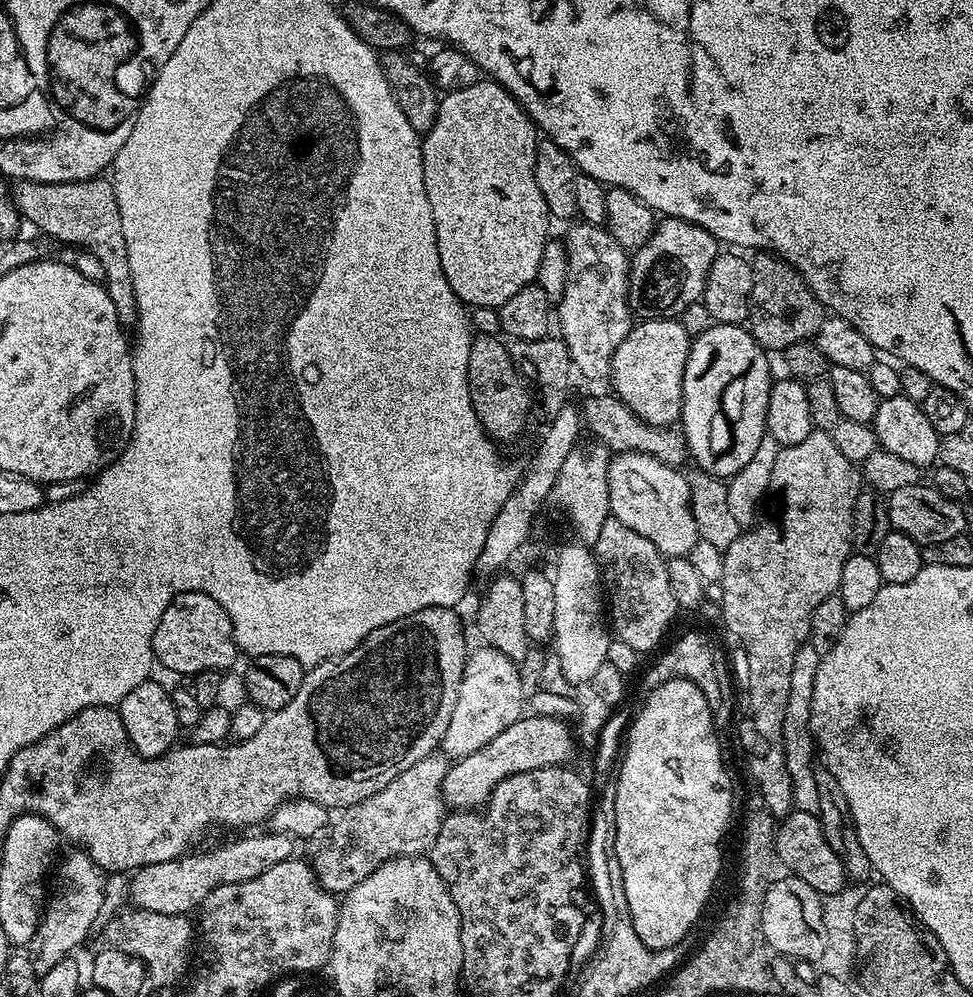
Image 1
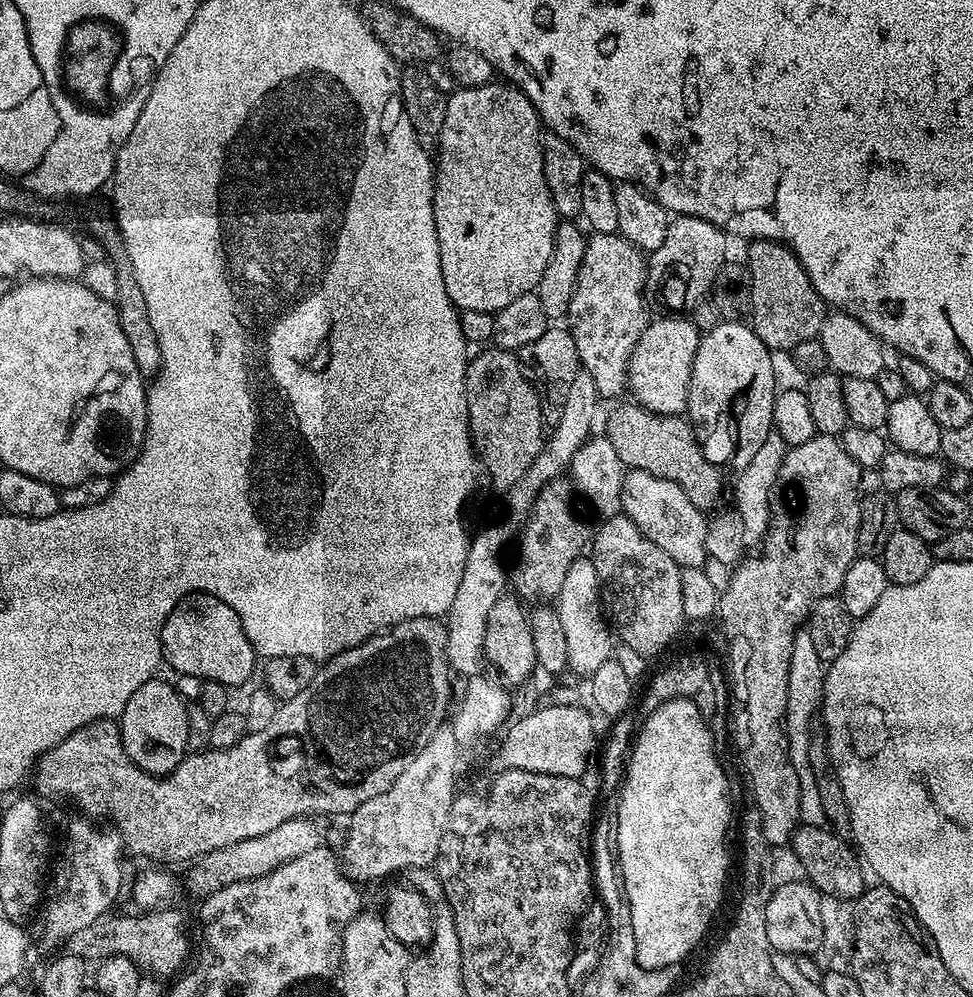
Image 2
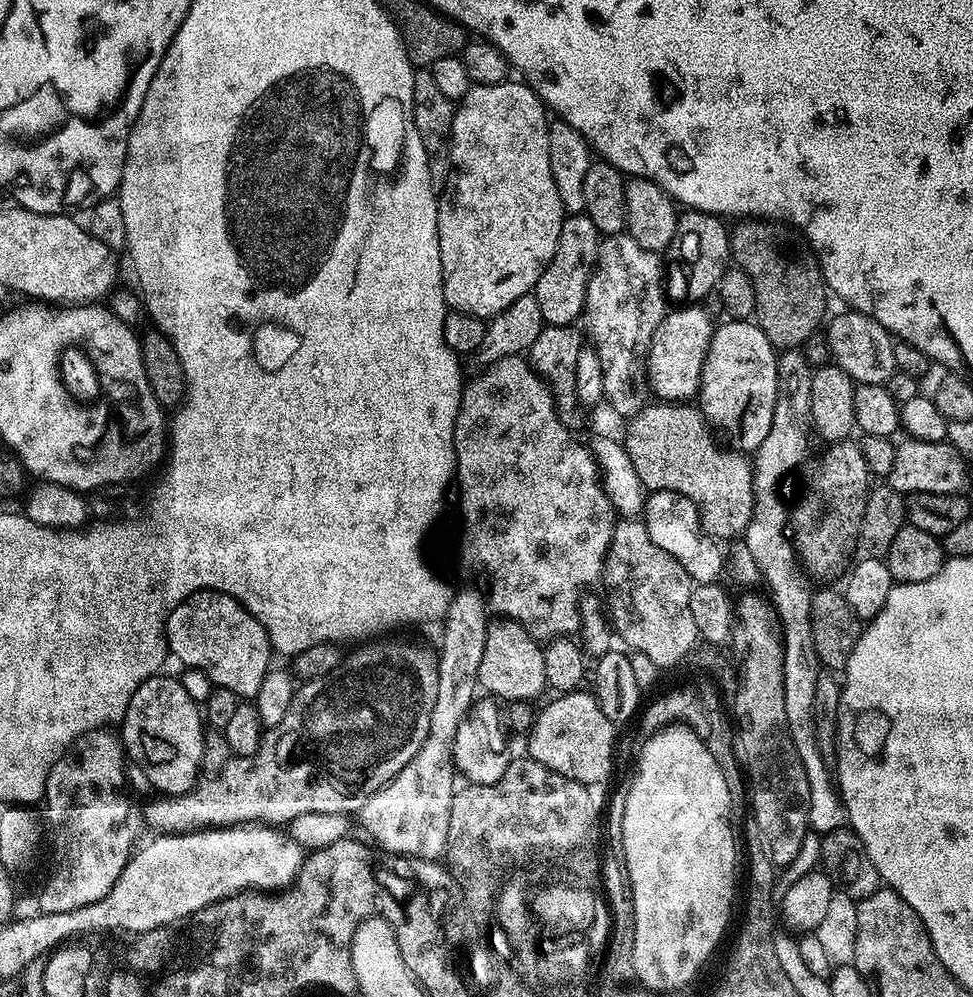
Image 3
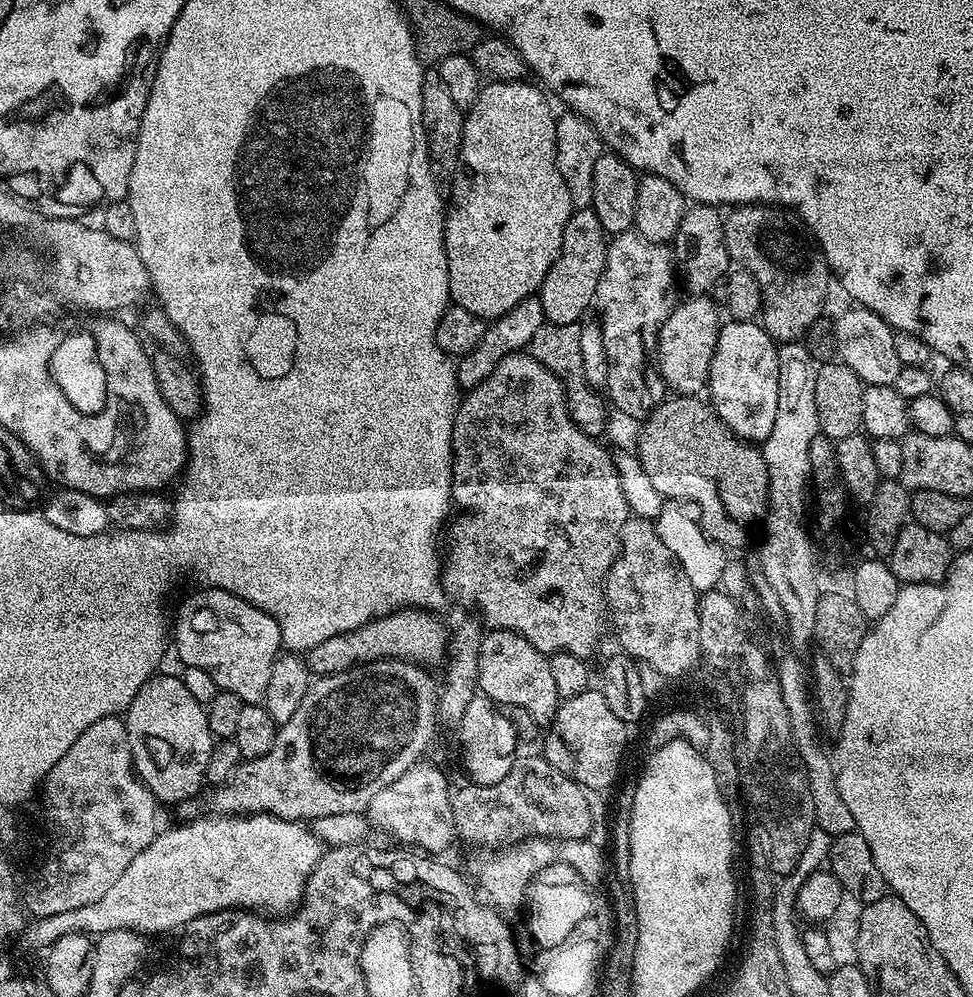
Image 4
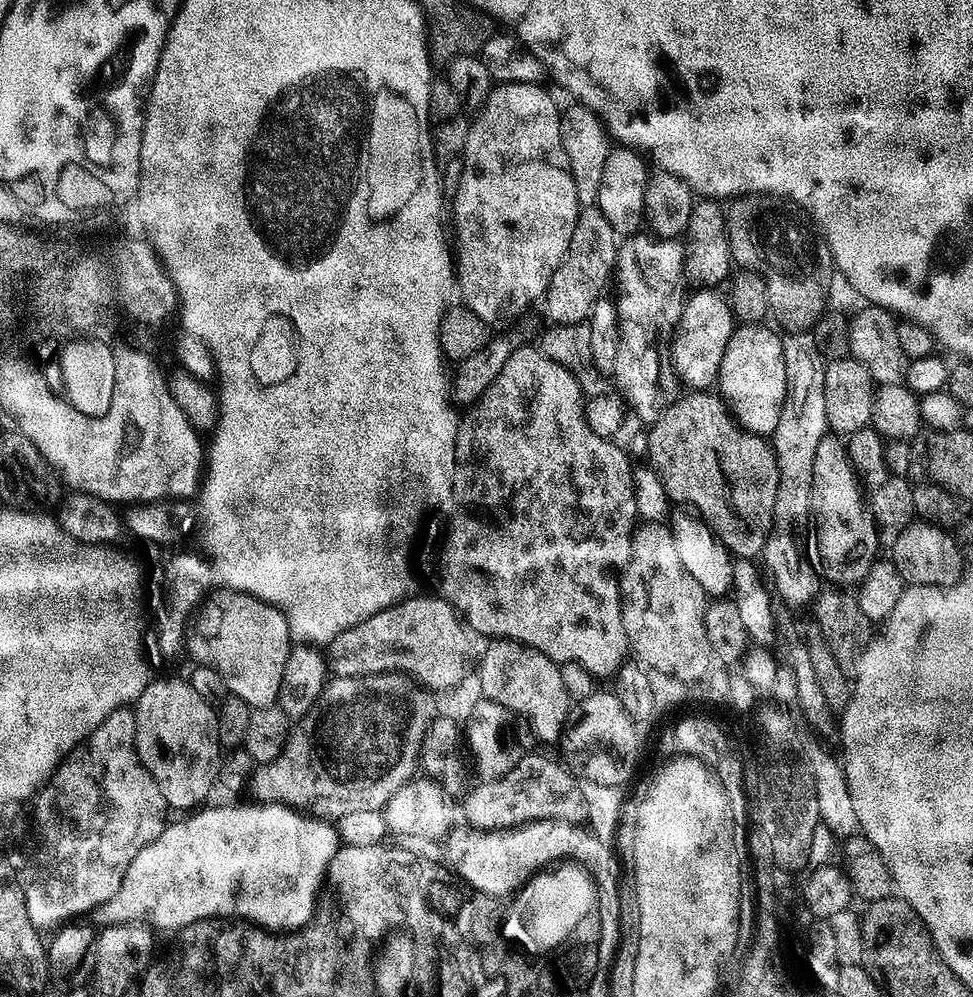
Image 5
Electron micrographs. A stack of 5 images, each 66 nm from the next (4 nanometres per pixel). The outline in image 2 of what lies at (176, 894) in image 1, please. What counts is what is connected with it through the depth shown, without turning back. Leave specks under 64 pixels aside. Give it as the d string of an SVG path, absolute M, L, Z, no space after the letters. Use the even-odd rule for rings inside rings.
M297 818L282 822L270 834L262 834L258 838L246 838L242 842L234 842L230 846L216 848L213 852L199 857L191 865L188 872L188 892L195 898L203 898L222 890L222 886L230 886L234 882L253 880L274 871L286 862L294 862L302 854L310 854L310 850L321 847L320 832L308 818Z

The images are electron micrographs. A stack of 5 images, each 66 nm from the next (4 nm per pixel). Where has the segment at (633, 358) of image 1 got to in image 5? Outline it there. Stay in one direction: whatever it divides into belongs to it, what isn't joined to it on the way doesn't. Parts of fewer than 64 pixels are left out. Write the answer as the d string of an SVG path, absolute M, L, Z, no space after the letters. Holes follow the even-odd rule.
M696 290L693 296L691 293L684 301L682 318L670 340L672 364L692 390L708 390L719 381L722 354L726 354L726 346L734 331L732 306L718 293L716 290Z

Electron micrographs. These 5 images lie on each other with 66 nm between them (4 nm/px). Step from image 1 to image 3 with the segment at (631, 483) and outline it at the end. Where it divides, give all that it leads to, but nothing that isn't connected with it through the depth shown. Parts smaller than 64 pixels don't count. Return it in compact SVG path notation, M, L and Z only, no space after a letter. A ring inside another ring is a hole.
M652 492L644 501L642 519L650 539L662 546L666 554L678 558L696 584L710 584L721 579L726 568L726 556L715 539L702 534L700 511L696 505L677 492Z

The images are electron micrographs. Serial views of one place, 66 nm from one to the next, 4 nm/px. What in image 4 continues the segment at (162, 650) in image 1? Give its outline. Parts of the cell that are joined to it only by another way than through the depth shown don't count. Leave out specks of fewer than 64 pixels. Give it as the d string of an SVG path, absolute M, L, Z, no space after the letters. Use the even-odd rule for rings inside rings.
M204 586L176 616L176 652L181 665L206 670L221 690L238 694L245 704L260 704L282 652L280 627L272 613L221 588Z

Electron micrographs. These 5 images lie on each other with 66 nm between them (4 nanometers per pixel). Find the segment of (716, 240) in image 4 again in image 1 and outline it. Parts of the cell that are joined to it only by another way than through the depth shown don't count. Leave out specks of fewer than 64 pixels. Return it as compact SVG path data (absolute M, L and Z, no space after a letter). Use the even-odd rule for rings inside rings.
M663 217L652 232L648 246L650 260L637 284L629 287L628 307L640 320L666 320L683 317L683 312L704 295L710 266L718 254L718 241L702 226Z

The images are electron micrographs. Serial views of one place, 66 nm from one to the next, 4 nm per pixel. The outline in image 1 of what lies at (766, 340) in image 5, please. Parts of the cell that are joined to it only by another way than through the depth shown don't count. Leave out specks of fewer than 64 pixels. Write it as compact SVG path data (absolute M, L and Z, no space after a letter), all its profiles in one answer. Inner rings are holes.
M713 323L712 328L708 328L700 337L692 340L692 345L688 351L686 358L686 370L682 378L682 410L680 411L679 427L682 429L684 443L686 445L687 455L690 460L696 463L695 467L701 472L706 472L711 476L719 478L731 478L738 474L738 470L742 470L742 466L746 466L746 462L750 462L750 458L754 458L754 454L758 451L758 446L765 443L766 440L766 406L770 402L770 390L774 383L774 375L772 376L772 368L768 365L769 353L761 348L757 340L752 336L751 331L747 327L739 324L717 324Z

